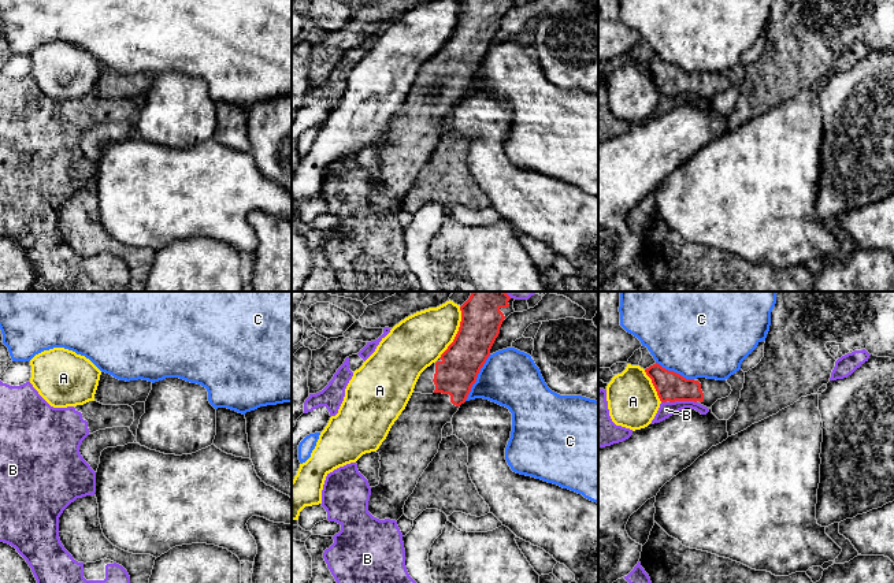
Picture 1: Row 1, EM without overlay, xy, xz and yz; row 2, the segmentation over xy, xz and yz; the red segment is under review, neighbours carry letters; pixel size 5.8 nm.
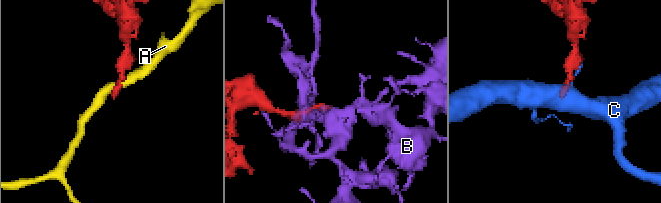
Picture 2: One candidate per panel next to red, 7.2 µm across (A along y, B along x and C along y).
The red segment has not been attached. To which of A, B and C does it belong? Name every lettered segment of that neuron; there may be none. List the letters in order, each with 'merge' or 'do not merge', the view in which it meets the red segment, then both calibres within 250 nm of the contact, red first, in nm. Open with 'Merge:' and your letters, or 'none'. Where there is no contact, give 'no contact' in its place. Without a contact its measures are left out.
Merge: none
A: do not merge; contact in xz; calibres 240 and 320 nm
B: do not merge; contact in yz; calibres 170 and 90 nm
C: do not merge; contact in xz; calibres 240 and 340 nm

